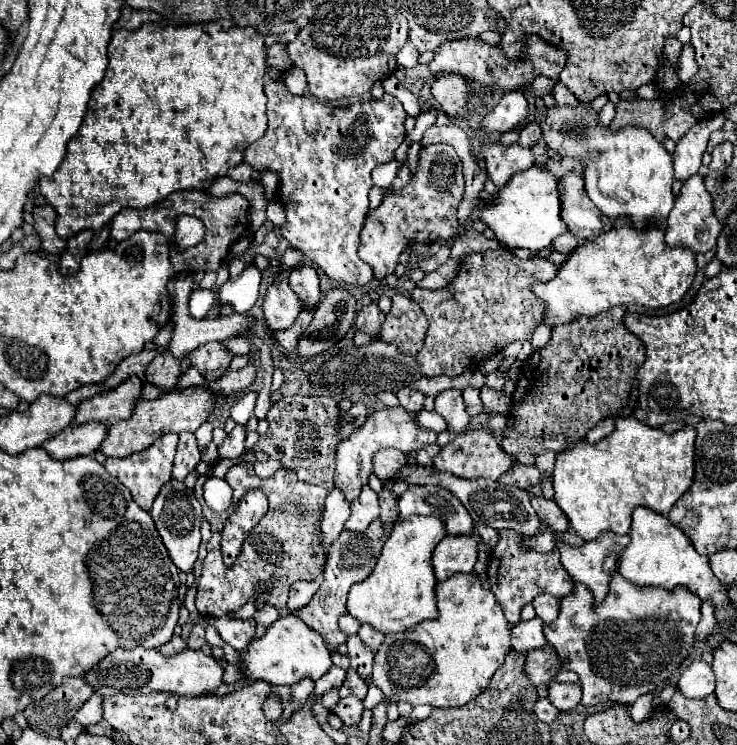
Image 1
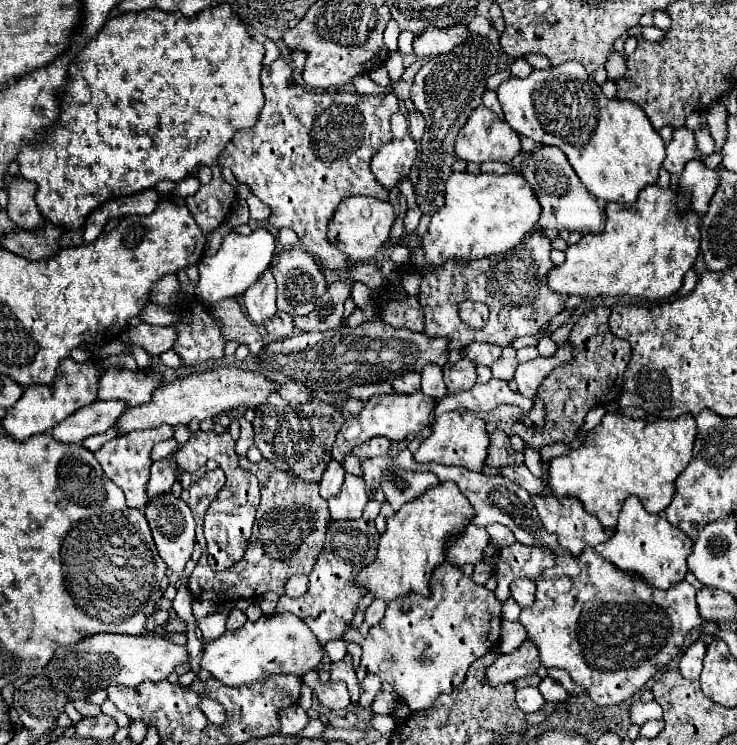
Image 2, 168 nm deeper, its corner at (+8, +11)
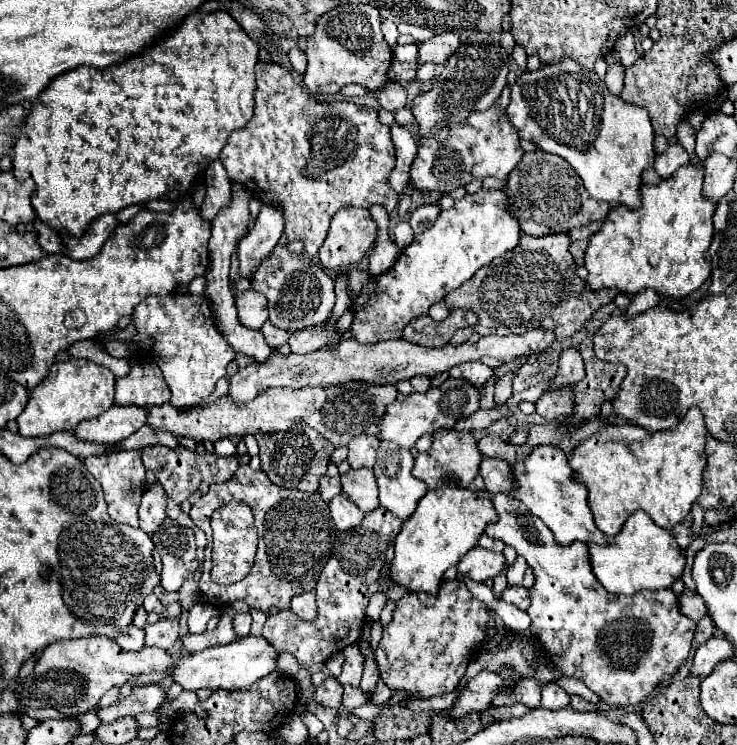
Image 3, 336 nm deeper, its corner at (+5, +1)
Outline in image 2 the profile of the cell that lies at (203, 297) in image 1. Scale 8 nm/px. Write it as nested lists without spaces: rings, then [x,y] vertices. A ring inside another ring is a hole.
[[[256,228],[250,236],[228,234],[214,255],[204,256],[200,260],[200,280],[196,284],[196,298],[206,306],[212,306],[224,298],[240,296],[270,266],[274,248],[274,236],[266,228]]]

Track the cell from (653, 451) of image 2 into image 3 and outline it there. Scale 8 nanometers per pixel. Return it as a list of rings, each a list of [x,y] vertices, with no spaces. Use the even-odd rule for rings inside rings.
[[[691,408],[687,410],[685,418],[671,430],[649,432],[635,424],[607,426],[605,430],[593,434],[589,442],[581,442],[571,454],[569,466],[573,468],[575,482],[585,482],[589,490],[589,508],[593,512],[597,528],[605,536],[615,538],[621,526],[625,524],[625,520],[635,510],[645,510],[651,516],[651,520],[665,530],[671,530],[675,524],[683,522],[695,498],[701,492],[701,476],[705,470],[705,458],[707,458],[703,448],[705,438],[707,438],[707,428],[703,424],[703,414],[699,408]]]

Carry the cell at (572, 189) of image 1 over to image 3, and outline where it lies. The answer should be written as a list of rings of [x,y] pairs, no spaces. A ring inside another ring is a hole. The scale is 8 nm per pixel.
[[[541,150],[525,152],[521,162],[509,174],[505,192],[515,204],[515,218],[519,220],[521,230],[529,236],[567,234],[573,228],[583,228],[593,222],[593,214],[587,208],[589,194],[585,192],[579,174],[555,154]]]

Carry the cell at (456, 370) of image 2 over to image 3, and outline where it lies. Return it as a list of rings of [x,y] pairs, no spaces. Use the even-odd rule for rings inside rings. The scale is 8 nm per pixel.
[[[465,362],[465,364],[453,366],[449,370],[449,376],[451,378],[463,378],[463,380],[471,382],[473,386],[483,386],[493,376],[493,370],[485,364],[479,364],[479,362]]]

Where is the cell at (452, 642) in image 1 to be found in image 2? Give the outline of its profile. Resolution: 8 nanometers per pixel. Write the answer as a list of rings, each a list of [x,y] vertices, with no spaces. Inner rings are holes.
[[[442,562],[430,580],[432,594],[423,597],[417,593],[410,593],[396,600],[392,600],[386,608],[384,618],[378,626],[372,626],[368,636],[360,640],[362,646],[362,662],[360,666],[368,674],[376,674],[382,682],[392,684],[392,688],[404,698],[408,710],[414,714],[418,710],[426,710],[438,694],[452,692],[456,686],[464,682],[464,676],[470,664],[492,652],[500,644],[500,624],[502,624],[502,604],[484,586],[478,586],[470,576],[464,576],[460,568],[452,566],[450,562]]]

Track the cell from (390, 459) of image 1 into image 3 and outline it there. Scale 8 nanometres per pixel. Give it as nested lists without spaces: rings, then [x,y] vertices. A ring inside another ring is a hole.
[[[361,434],[359,438],[353,438],[347,448],[349,448],[347,462],[349,462],[349,466],[353,470],[357,470],[357,468],[373,468],[375,466],[375,458],[377,458],[377,450],[379,450],[377,436]]]

